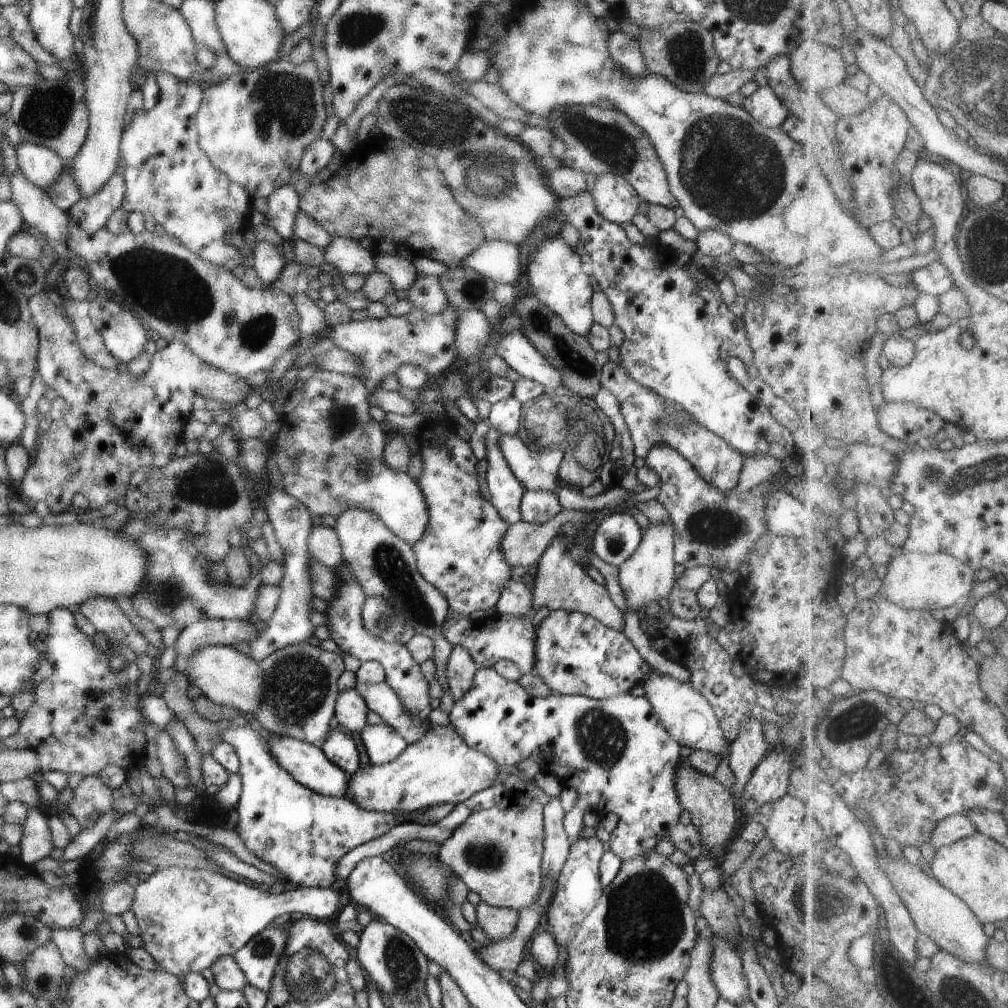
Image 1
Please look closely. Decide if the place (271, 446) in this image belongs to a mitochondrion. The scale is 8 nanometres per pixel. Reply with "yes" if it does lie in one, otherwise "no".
no

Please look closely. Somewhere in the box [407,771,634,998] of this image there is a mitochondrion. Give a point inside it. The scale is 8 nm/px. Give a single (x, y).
(485, 855)

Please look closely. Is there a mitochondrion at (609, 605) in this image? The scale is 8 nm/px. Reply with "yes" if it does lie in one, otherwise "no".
no

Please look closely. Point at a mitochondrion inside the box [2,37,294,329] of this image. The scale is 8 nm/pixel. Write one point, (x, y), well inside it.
(45, 111)

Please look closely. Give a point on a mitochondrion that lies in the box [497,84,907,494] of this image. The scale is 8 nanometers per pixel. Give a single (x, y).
(711, 140)

